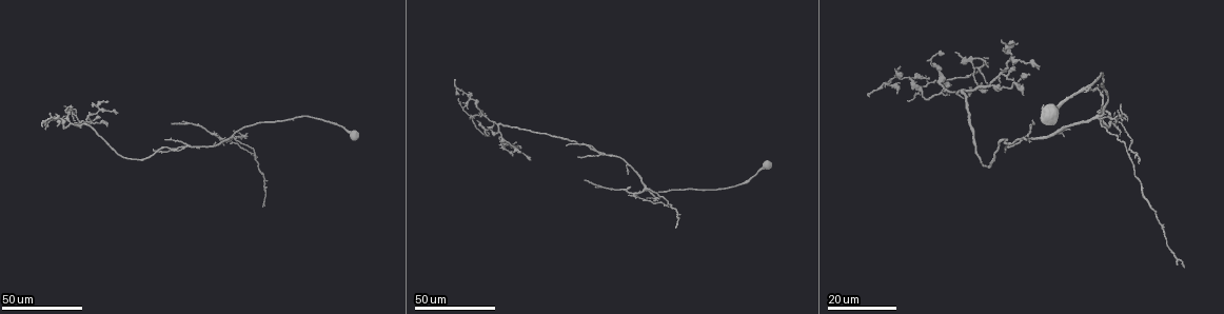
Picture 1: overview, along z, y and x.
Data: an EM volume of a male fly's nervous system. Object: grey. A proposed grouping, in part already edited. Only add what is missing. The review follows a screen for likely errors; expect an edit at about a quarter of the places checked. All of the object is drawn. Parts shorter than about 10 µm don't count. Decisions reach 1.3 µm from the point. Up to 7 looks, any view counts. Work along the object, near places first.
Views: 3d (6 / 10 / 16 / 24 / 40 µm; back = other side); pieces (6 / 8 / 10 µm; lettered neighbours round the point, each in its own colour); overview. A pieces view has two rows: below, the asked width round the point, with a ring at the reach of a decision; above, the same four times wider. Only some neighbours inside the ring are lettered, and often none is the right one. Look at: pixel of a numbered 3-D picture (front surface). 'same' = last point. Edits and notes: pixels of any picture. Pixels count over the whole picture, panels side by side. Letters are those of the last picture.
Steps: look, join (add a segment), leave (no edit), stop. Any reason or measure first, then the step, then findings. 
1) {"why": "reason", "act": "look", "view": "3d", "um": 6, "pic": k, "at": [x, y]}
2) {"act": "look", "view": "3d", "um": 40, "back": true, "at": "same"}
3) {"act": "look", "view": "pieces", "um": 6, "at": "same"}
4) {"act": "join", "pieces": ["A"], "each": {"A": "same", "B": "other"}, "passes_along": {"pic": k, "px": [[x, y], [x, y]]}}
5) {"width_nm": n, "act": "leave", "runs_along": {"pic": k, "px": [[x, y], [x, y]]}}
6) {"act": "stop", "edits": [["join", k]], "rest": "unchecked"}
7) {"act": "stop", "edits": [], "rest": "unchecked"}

{"why": "end of a long branch", "act": "look", "view": "3d", "um": 40, "pic": 1, "at": [166, 141]}

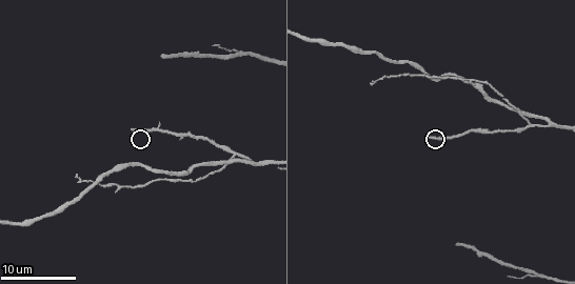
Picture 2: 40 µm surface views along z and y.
{"act": "look", "view": "pieces", "um": 8, "pic": 2, "at": [425, 136]}

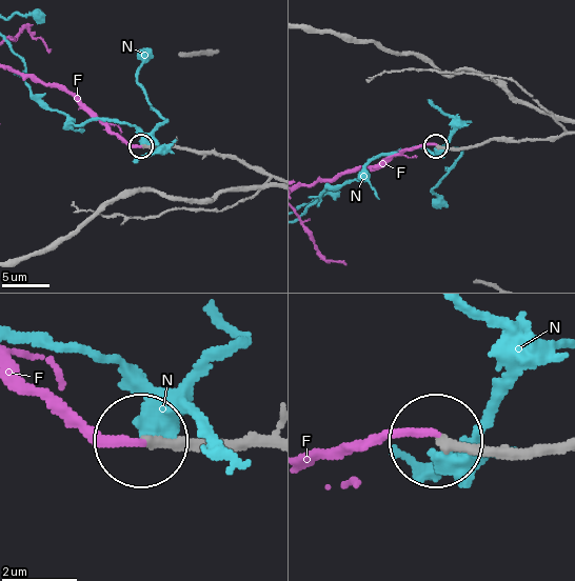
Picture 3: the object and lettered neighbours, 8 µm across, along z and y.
{"width_nm": 270, "act": "join", "pieces": ["F"], "each": {"F": "same", "N": "other"}, "passes_along": {"pic": 3, "px": [[249, 443], [101, 443], [16, 386]]}, "found": "it goes on there"}

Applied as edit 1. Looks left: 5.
{"why": "free end", "act": "look", "view": "pieces", "um": 10, "pic": 2, "at": [161, 56]}

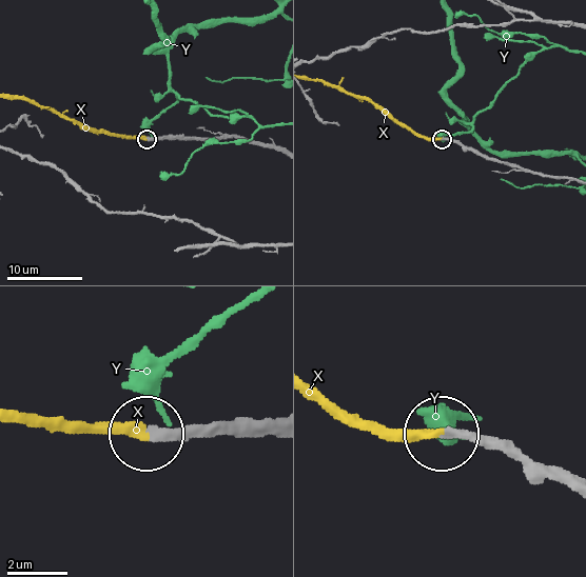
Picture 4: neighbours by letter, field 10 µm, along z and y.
{"act": "join", "pieces": ["X"], "each": {"X": "same", "Y": "other"}, "passes_along": {"pic": 4, "px": [[165, 137], [129, 139], [94, 133], [74, 119], [35, 103]]}, "found": "it goes on there"}

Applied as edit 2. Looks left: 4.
{"act": "look", "view": "overview"}

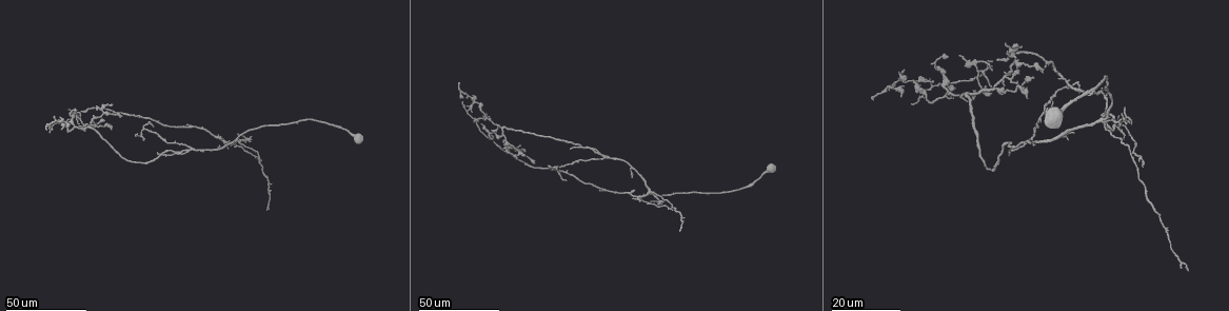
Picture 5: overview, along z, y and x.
{"why": "long arm stops here", "act": "look", "view": "3d", "um": 24, "pic": 5, "at": [567, 181]}

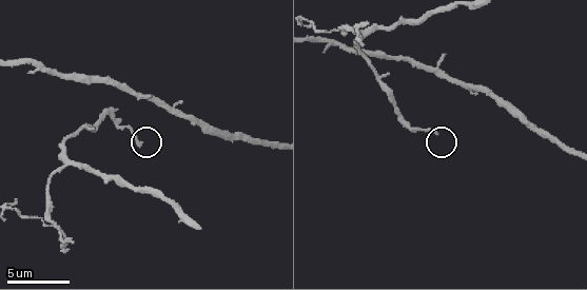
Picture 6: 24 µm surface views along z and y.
{"why": "see the neighbours", "act": "look", "view": "pieces", "um": 6, "pic": 6, "at": [140, 143]}

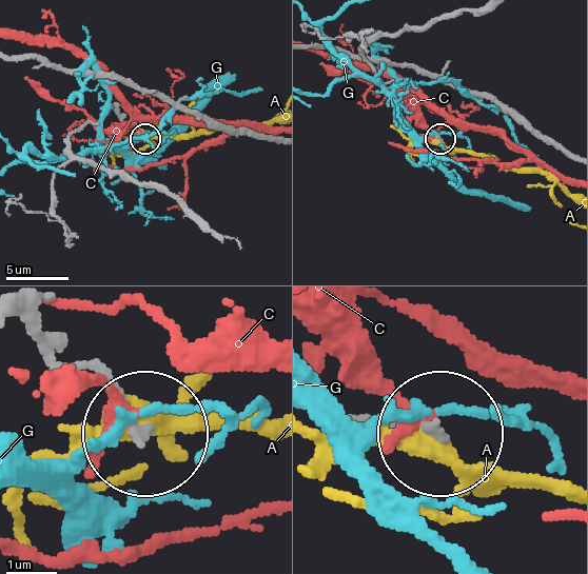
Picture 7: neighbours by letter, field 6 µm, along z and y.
{"act": "leave", "each": {"A": "other", "C": "other", "G": "other"}, "found": "no lettered segment goes on from it"}

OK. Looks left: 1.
{"act": "stop", "edits": [["join", 3], ["join", 4]], "rest": "unchecked"}

